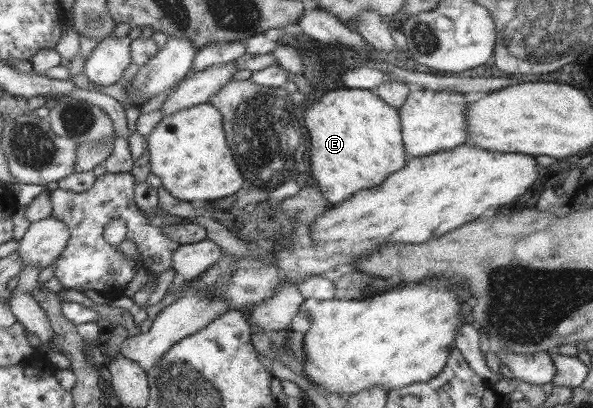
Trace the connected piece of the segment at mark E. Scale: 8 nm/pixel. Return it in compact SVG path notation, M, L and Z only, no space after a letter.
M355 88L335 89L326 92L306 110L306 125L311 134L311 169L321 193L332 204L339 204L352 194L379 186L390 174L407 164L399 111L369 90Z

